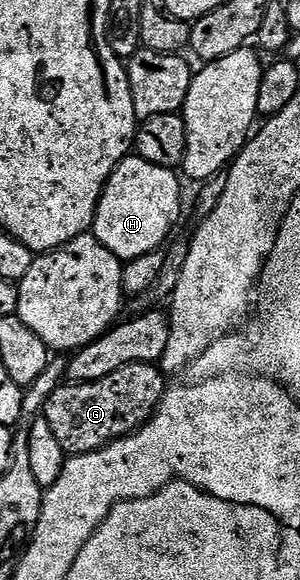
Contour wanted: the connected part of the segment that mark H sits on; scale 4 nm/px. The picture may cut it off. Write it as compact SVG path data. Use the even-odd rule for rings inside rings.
M130 154L125 157L123 162L119 162L119 166L115 166L115 170L111 174L111 178L105 183L105 188L101 192L101 200L97 204L97 213L93 219L93 226L91 234L103 246L107 246L107 250L111 250L111 254L115 254L117 259L122 262L128 262L139 258L141 255L151 254L153 251L162 247L165 239L173 232L173 227L177 224L177 219L181 216L181 184L177 181L178 173L171 168L164 168L163 166L153 165L144 155Z

